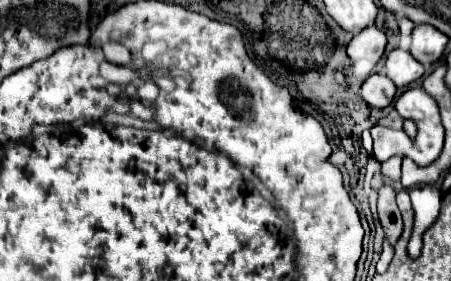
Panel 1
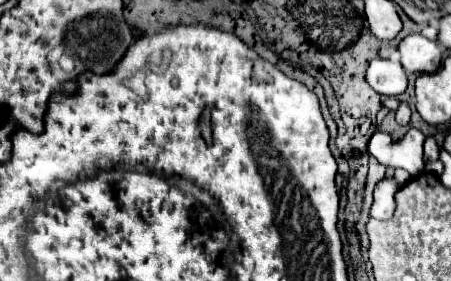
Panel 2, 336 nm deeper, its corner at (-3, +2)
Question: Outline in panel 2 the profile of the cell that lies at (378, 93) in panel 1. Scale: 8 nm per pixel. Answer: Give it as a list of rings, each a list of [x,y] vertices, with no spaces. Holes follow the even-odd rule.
[[[372,60],[366,70],[366,82],[370,88],[384,96],[400,96],[406,92],[408,78],[400,62],[392,60]]]

